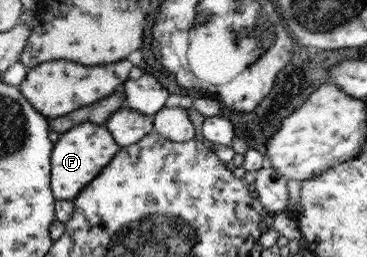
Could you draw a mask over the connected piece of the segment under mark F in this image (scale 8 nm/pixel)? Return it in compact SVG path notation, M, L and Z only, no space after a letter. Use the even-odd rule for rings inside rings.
M80 123L59 134L50 155L50 190L55 200L73 200L82 187L89 184L120 147L103 125Z

